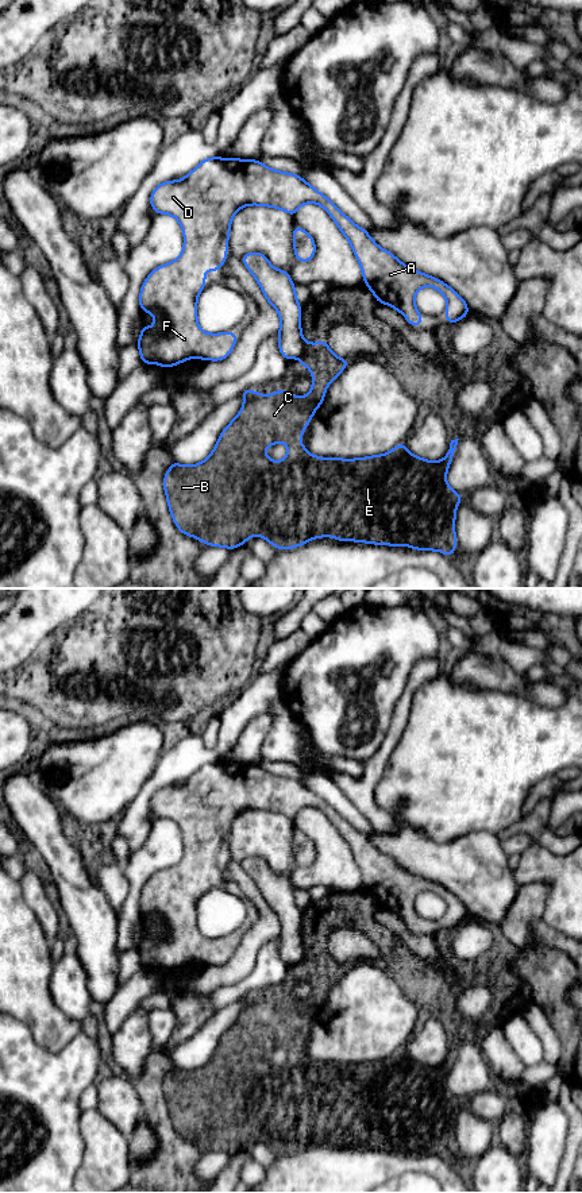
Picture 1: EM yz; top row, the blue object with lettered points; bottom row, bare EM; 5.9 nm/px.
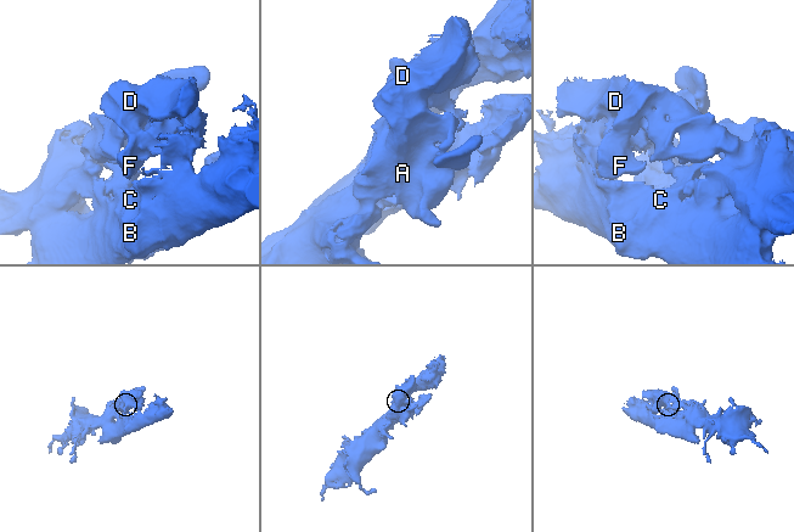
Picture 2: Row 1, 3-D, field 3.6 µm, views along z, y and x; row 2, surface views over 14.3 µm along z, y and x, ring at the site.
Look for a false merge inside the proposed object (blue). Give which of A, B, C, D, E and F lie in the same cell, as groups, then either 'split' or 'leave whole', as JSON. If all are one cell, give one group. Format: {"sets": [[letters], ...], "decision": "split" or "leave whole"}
{"sets": [["A", "D", "F"], ["B", "C", "E"]], "decision": "split"}

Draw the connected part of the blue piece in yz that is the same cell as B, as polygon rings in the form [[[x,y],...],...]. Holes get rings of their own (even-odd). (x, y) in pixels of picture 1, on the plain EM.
[[[324,943],[308,949],[300,968],[313,978],[309,999],[294,1001],[280,993],[262,1000],[247,992],[239,999],[244,1009],[204,1066],[194,1070],[170,1066],[163,1092],[178,1135],[207,1150],[227,1154],[243,1150],[253,1140],[263,1142],[277,1154],[293,1154],[328,1140],[373,1150],[409,1150],[417,1155],[440,1155],[452,1162],[458,1153],[456,1109],[463,1105],[463,1099],[448,1090],[446,1080],[459,1043],[451,1045],[440,1066],[412,1059],[405,1047],[388,1058],[359,1063],[313,1061],[300,1047],[300,1041],[324,1007],[327,992],[347,973],[350,964],[339,964]],[[275,1047],[289,1050],[282,1066],[273,1066],[265,1059],[266,1051]]]

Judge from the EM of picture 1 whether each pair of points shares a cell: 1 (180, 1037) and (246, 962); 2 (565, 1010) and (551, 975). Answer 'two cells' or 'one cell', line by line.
1: two cells
2: one cell

